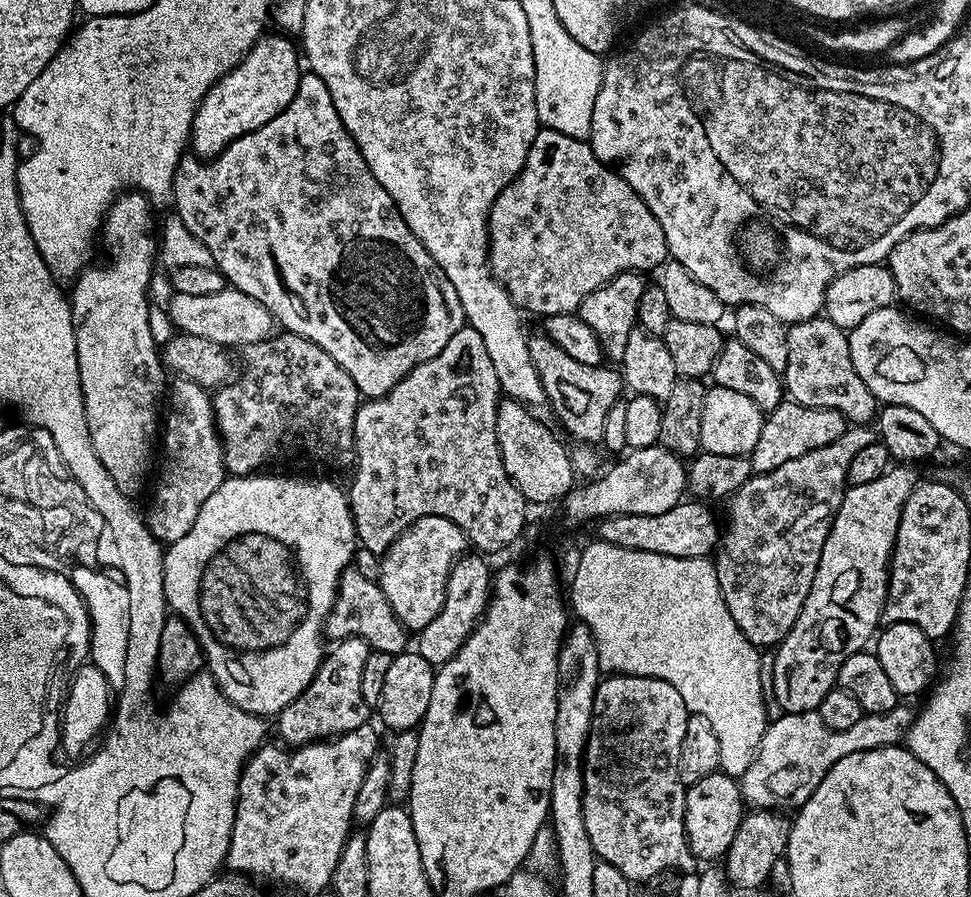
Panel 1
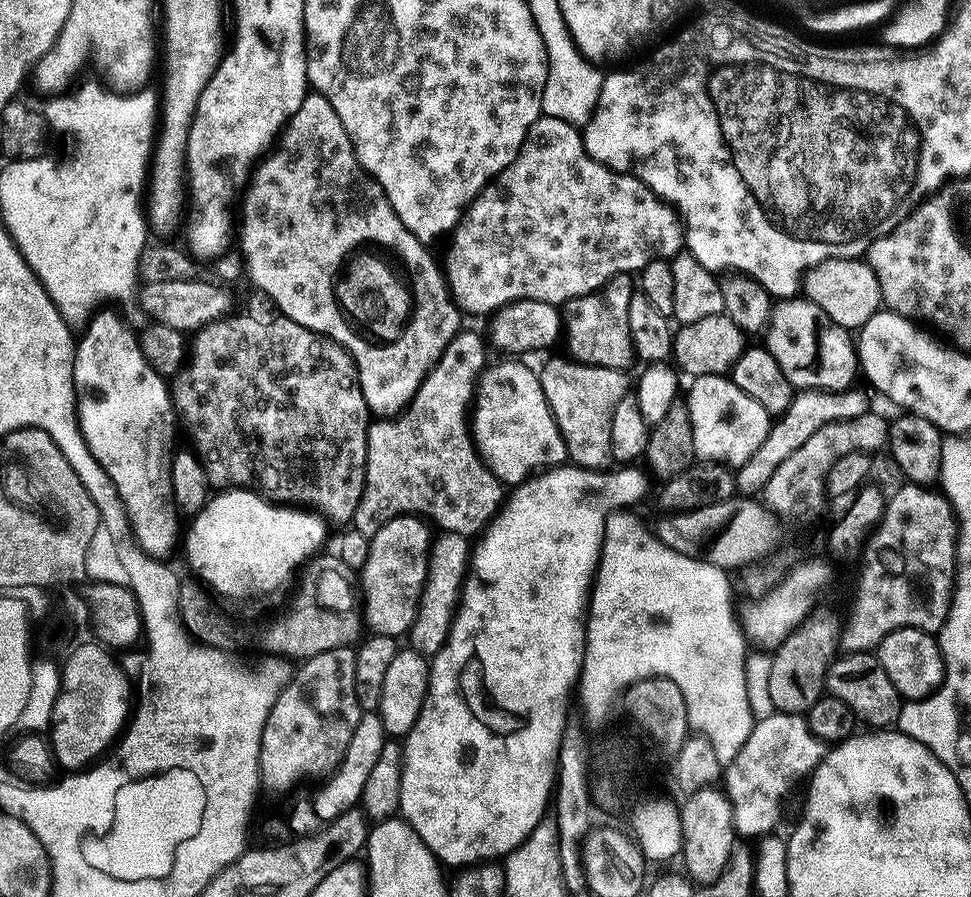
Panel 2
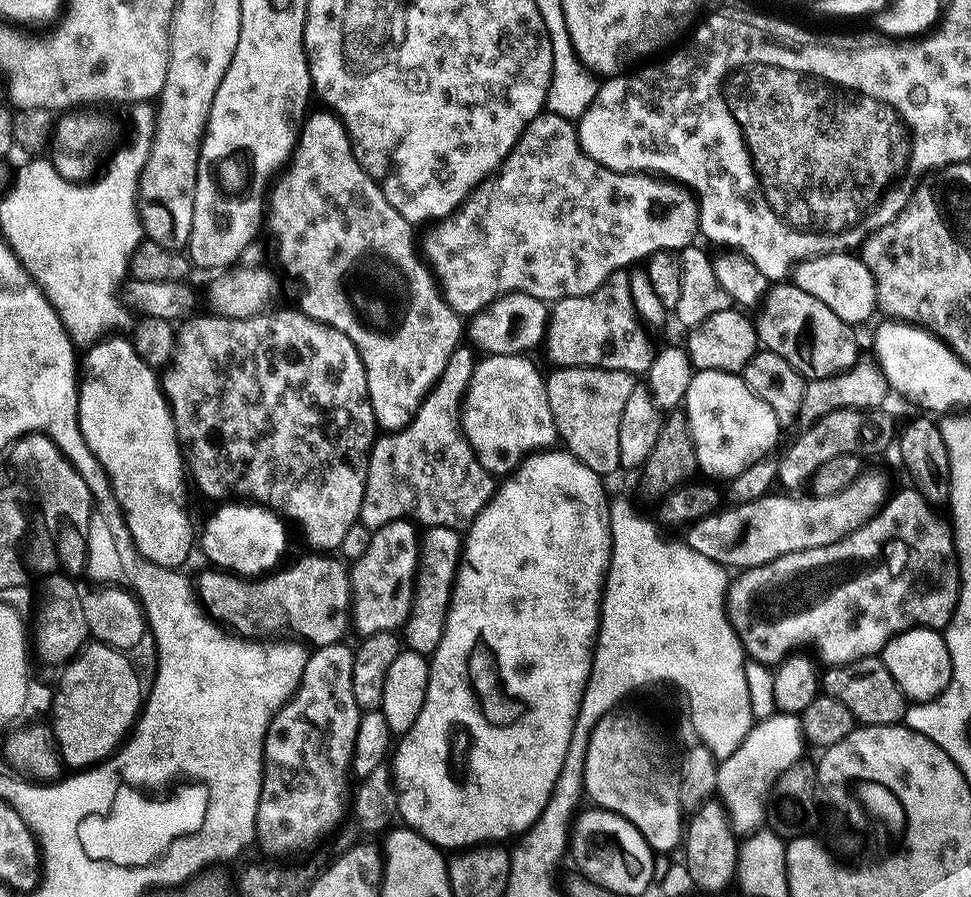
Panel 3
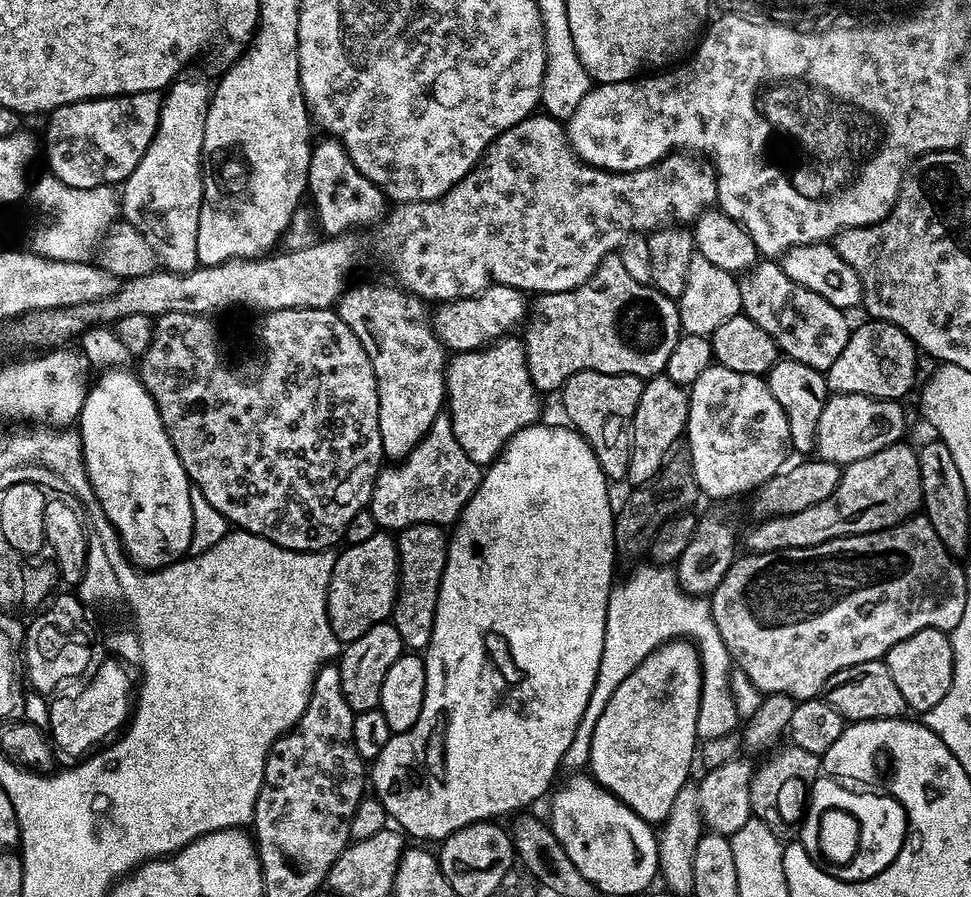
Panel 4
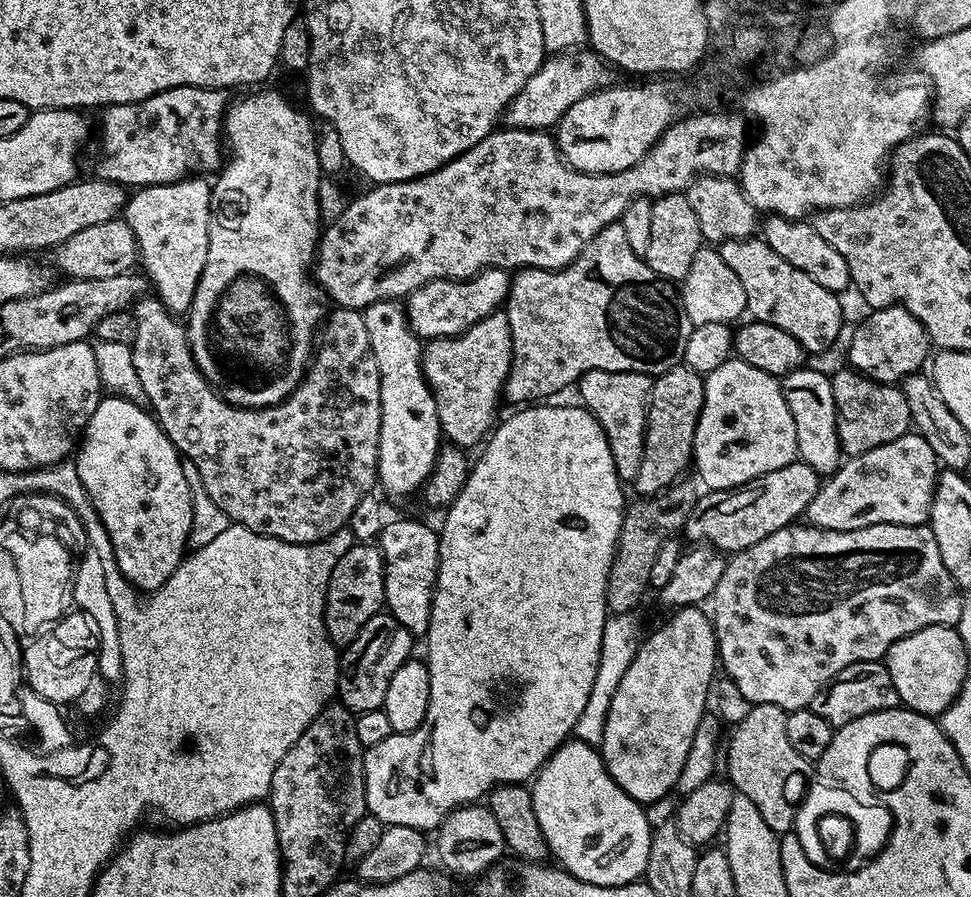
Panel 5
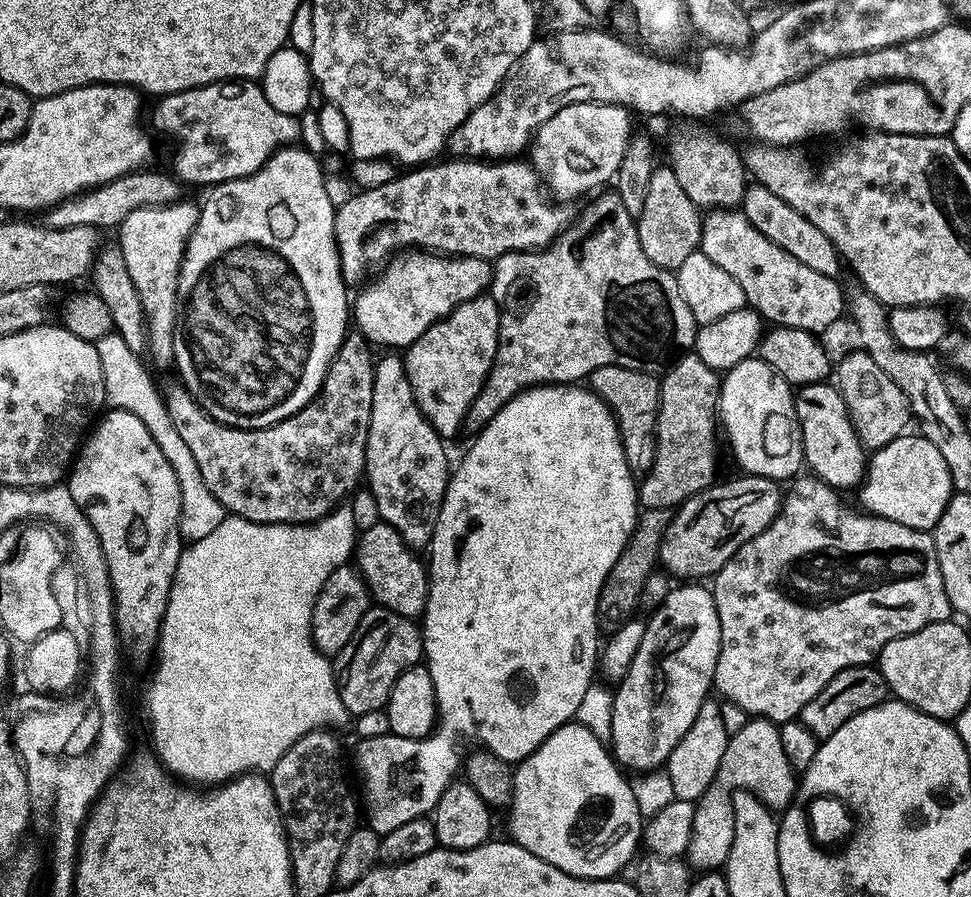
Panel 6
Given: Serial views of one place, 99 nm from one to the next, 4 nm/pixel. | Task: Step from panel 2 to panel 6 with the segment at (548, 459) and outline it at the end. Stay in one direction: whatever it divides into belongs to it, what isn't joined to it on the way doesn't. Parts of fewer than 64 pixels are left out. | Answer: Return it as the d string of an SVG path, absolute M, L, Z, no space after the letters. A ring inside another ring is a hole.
M490 294L476 296L468 304L461 304L459 308L450 316L445 316L434 326L422 334L403 353L402 359L406 378L410 382L410 390L414 390L414 398L422 410L422 414L434 426L434 430L439 434L441 440L448 442L457 431L463 429L466 410L478 398L482 386L492 369L492 363L498 350L498 330L500 329L500 315L498 306Z

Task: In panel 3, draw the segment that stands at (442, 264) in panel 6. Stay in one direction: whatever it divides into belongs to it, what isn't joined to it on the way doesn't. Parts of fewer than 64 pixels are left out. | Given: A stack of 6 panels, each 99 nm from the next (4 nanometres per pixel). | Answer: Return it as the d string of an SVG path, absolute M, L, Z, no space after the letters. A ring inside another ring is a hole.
M508 292L505 296L499 296L492 304L487 304L480 312L475 313L469 319L472 320L469 324L467 321L466 336L467 339L468 336L472 339L470 344L473 349L479 350L481 348L481 353L490 356L501 356L502 354L514 354L518 356L528 354L531 353L531 348L539 349L543 345L544 334L548 331L549 311L549 305L545 301L534 298L530 294L526 294L525 292Z

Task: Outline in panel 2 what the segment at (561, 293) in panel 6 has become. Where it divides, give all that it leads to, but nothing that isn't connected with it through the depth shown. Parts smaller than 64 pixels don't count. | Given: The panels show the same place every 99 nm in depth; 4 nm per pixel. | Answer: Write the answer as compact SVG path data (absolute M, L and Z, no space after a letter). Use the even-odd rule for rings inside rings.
M631 275L616 276L597 292L579 296L563 305L562 315L566 331L566 344L572 350L571 359L582 364L603 368L631 369L634 363L629 311L634 295L634 280ZM633 288L633 289L632 289Z

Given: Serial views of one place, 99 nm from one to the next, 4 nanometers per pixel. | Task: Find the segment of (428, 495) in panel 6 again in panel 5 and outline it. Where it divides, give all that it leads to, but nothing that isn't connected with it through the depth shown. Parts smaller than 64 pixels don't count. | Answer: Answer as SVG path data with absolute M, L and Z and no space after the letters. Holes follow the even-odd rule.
M379 300L363 309L366 334L370 334L370 346L374 350L374 362L378 362L380 375L380 433L378 434L378 462L376 479L384 487L383 495L412 496L421 491L428 476L434 470L442 447L442 433L438 422L438 410L434 406L432 390L424 380L422 363L422 340L408 325L403 307L396 300Z

